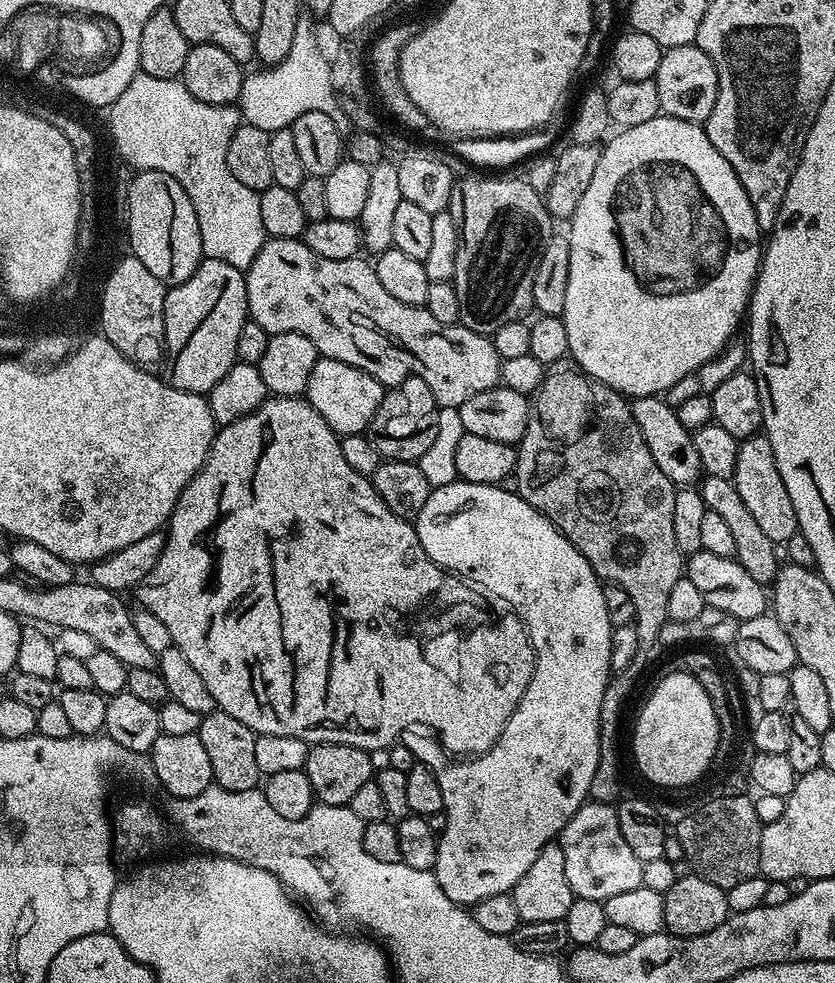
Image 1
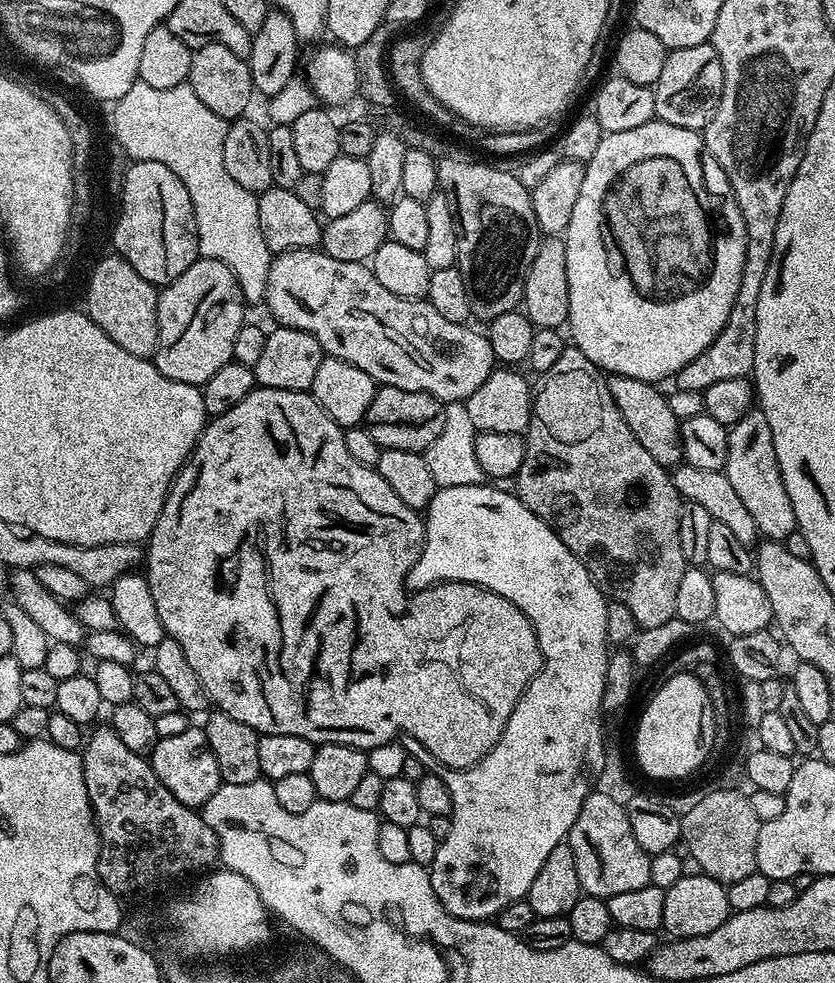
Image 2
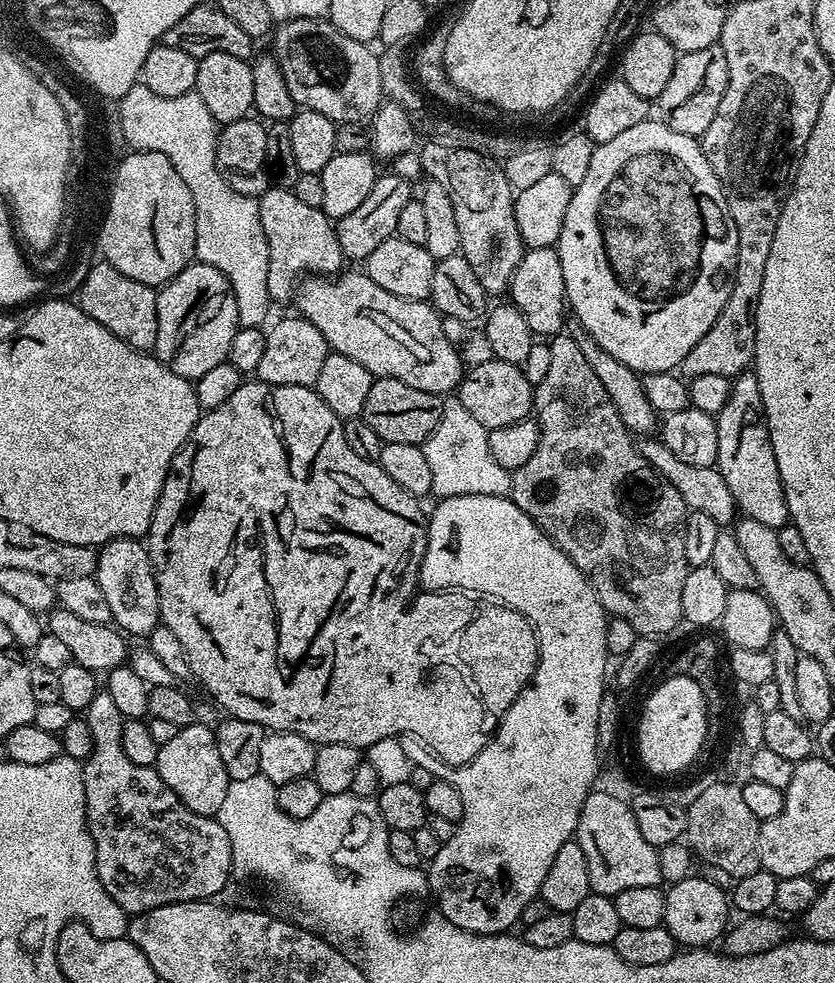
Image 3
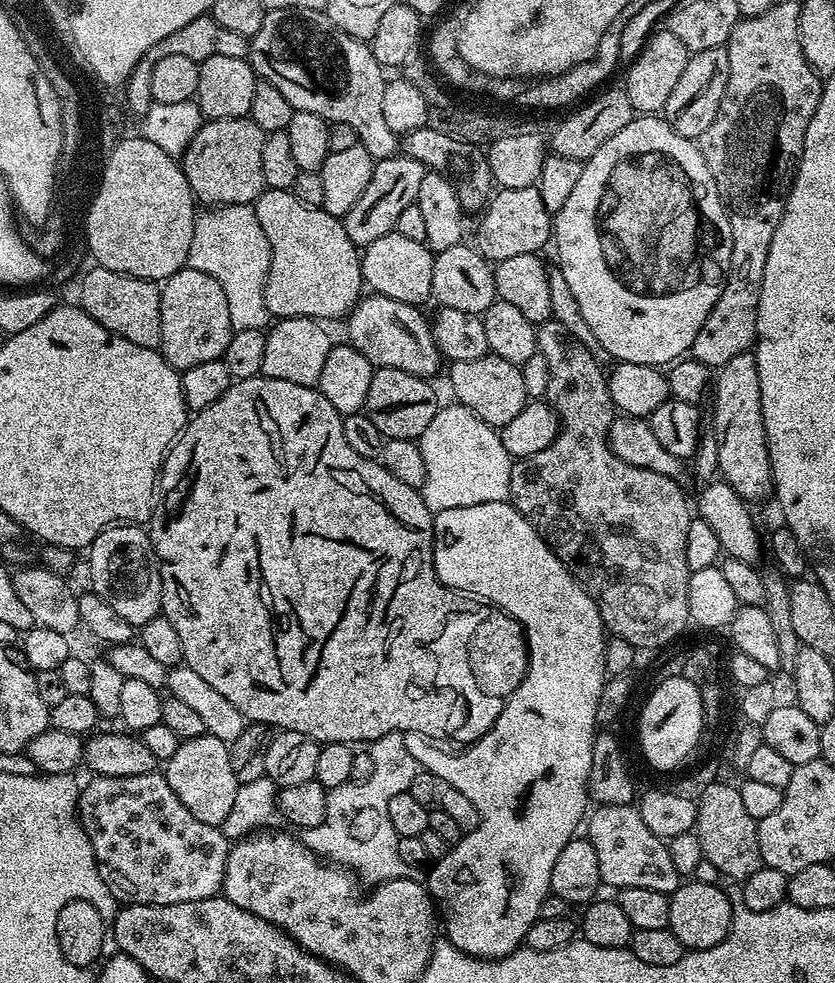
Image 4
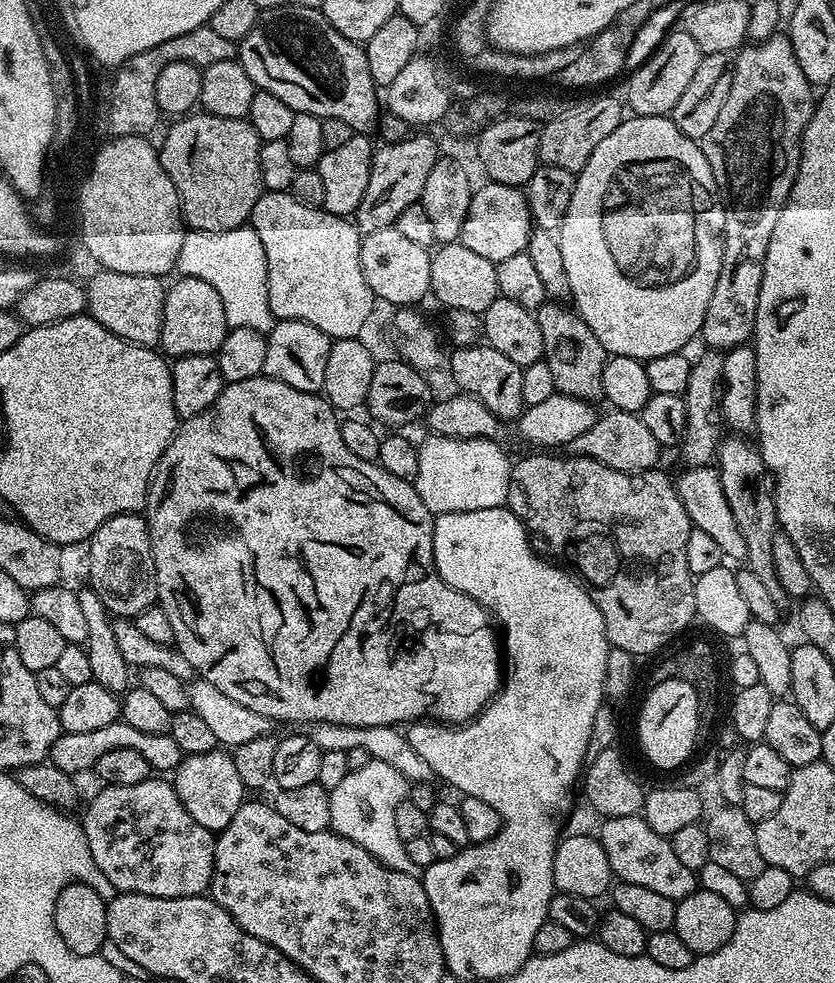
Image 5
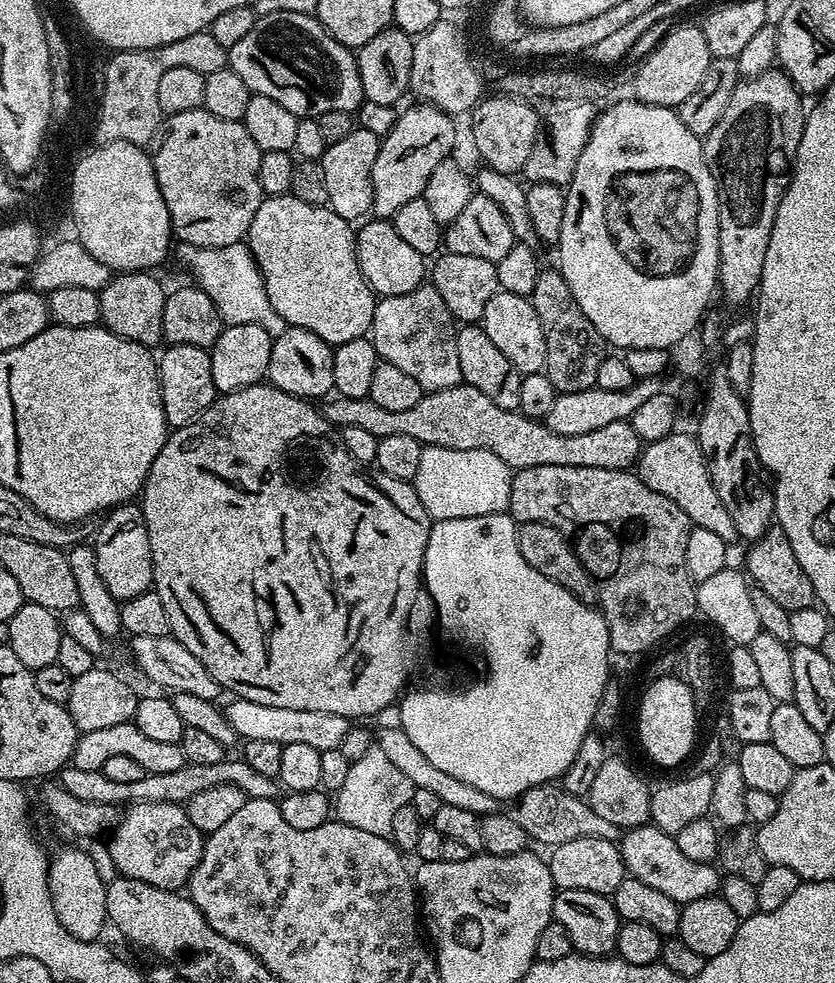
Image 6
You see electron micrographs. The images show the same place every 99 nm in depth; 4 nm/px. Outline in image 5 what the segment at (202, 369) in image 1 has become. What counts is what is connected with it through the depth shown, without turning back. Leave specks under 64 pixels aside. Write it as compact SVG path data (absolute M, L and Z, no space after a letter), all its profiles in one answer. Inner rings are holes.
M180 276L165 291L159 343L165 357L213 355L219 352L228 329L226 310L222 310L222 298L218 298L218 290L214 290L210 282L202 282L202 278L193 276Z

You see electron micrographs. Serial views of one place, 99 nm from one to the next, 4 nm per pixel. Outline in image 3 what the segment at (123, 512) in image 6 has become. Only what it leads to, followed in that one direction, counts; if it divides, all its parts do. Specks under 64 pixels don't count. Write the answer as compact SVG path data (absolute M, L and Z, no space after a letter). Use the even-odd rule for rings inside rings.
M139 539L111 540L103 545L96 558L95 577L110 606L111 623L121 633L147 638L161 623L156 573L152 571L147 547Z

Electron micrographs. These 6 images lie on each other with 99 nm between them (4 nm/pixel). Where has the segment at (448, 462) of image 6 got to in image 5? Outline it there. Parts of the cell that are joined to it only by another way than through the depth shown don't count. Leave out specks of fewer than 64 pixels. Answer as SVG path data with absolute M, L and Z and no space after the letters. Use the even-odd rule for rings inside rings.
M435 434L418 448L418 478L414 482L422 502L434 514L499 508L508 503L513 461L496 440L459 440Z

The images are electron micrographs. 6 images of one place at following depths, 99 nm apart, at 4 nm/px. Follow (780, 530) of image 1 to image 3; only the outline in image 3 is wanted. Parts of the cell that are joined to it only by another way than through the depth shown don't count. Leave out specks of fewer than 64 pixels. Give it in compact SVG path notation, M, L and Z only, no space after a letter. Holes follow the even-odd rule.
M746 371L732 380L730 398L715 417L718 426L715 467L719 468L722 478L726 478L726 486L730 486L730 494L734 494L737 509L744 516L754 518L754 522L762 522L762 526L783 528L790 520L786 494L778 474L778 462L774 458L755 371Z

